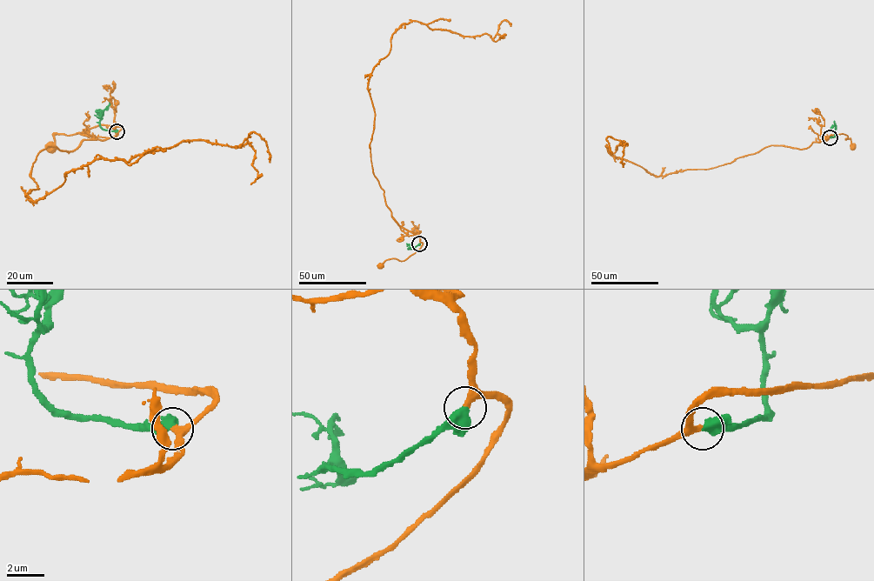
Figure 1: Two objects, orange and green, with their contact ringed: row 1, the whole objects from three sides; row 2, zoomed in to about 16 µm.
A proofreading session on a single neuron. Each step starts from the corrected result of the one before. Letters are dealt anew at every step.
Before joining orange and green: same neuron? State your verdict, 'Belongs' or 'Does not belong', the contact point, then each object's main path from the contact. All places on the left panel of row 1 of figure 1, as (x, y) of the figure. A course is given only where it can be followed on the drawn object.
Belongs. Place: (116, 131). Course of orange: (117, 131), (122, 127), (100, 125), (74, 134), (56, 133), (50, 146). Course of green: (117, 131), (100, 126), (103, 110), (109, 103)

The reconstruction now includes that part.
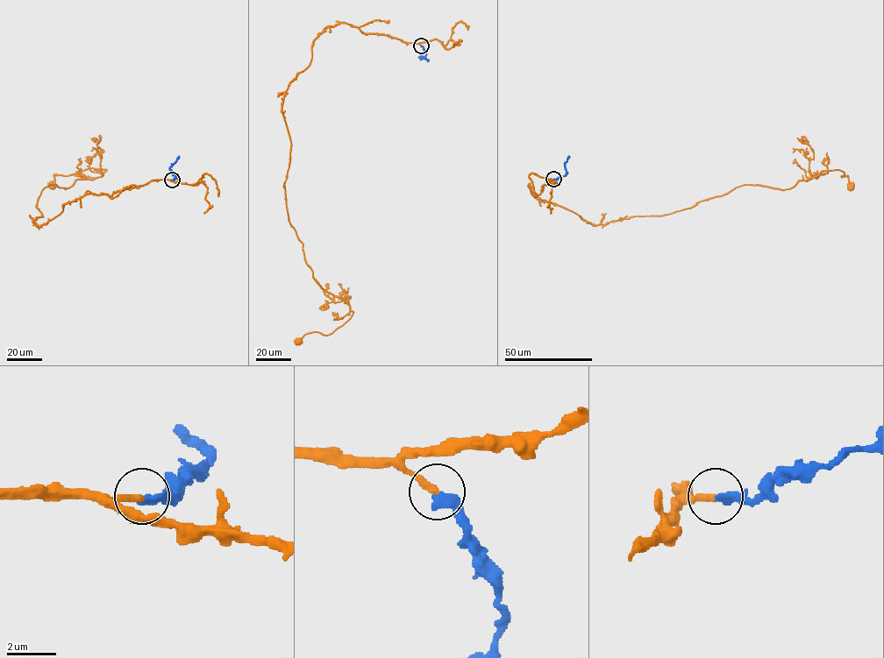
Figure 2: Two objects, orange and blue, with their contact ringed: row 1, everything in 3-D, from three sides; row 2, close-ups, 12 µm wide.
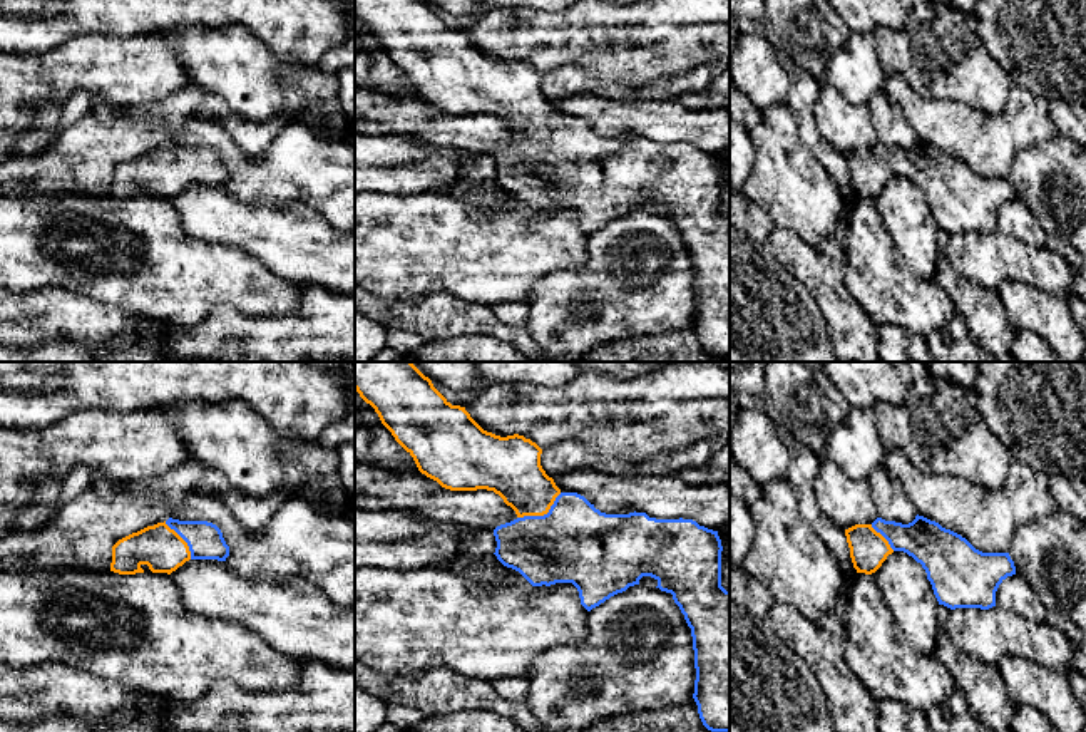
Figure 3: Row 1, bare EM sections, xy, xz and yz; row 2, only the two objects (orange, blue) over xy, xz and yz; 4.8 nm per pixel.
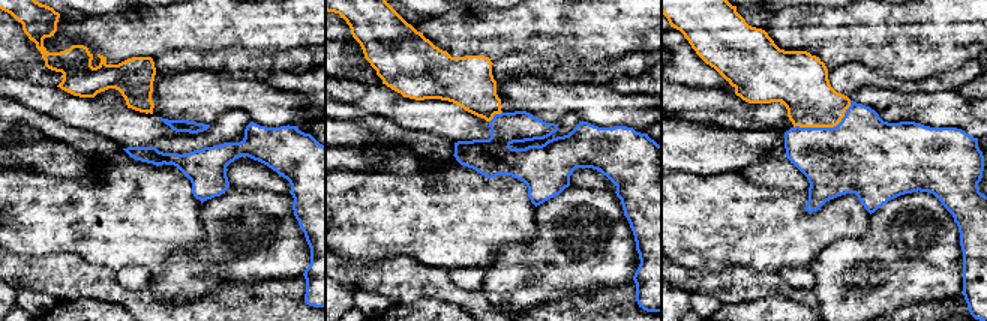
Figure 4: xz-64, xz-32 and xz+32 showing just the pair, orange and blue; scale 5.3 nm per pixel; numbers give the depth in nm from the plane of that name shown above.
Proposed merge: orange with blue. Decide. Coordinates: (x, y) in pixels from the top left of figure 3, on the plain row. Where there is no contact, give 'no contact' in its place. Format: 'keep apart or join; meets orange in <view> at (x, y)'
join; meets orange in xz at (541, 139)

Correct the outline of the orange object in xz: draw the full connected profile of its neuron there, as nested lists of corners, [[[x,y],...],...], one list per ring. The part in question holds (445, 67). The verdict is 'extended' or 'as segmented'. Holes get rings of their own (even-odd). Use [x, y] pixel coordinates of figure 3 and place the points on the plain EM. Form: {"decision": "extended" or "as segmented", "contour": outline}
{"decision": "extended", "contour": [[[355,0],[355,15],[378,39],[395,65],[413,82],[418,95],[450,116],[487,114],[499,119],[517,142],[494,154],[497,184],[519,196],[532,211],[572,208],[581,229],[591,236],[611,221],[639,209],[643,201],[658,206],[661,216],[671,218],[691,253],[694,275],[694,318],[703,350],[711,357],[730,358],[730,216],[721,211],[721,164],[718,156],[693,144],[656,144],[646,137],[606,139],[577,117],[562,117],[540,90],[542,74],[514,59],[507,62],[484,55],[465,35],[452,30],[425,0]]]}

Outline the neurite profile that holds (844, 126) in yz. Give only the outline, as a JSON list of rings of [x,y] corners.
[[[822,82],[812,109],[822,139],[838,152],[872,149],[879,142],[868,104],[850,104]]]

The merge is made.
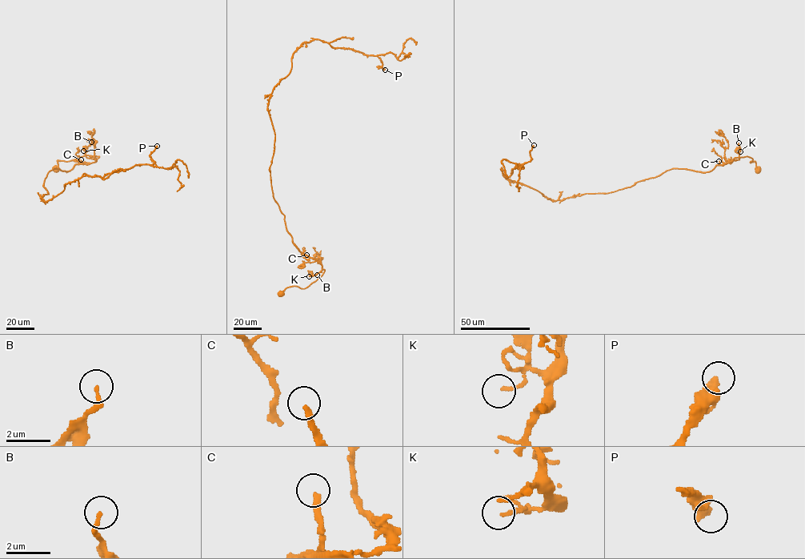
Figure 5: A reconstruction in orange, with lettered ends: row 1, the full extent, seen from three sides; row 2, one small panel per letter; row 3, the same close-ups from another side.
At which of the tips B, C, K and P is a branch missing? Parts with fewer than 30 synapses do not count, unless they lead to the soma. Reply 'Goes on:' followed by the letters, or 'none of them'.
Goes on: C

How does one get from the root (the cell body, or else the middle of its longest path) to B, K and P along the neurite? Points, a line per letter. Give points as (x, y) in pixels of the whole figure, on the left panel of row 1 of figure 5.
B: (55, 168), (59, 160), (70, 161), (85, 155), (98, 156), (98, 158), (86, 155), (91, 142)
K: (55, 168), (59, 160), (70, 161), (85, 155), (98, 157), (87, 158), (86, 150), (83, 150)
P: (55, 168), (59, 160), (98, 156), (50, 170), (42, 201), (83, 176), (153, 164), (157, 146)

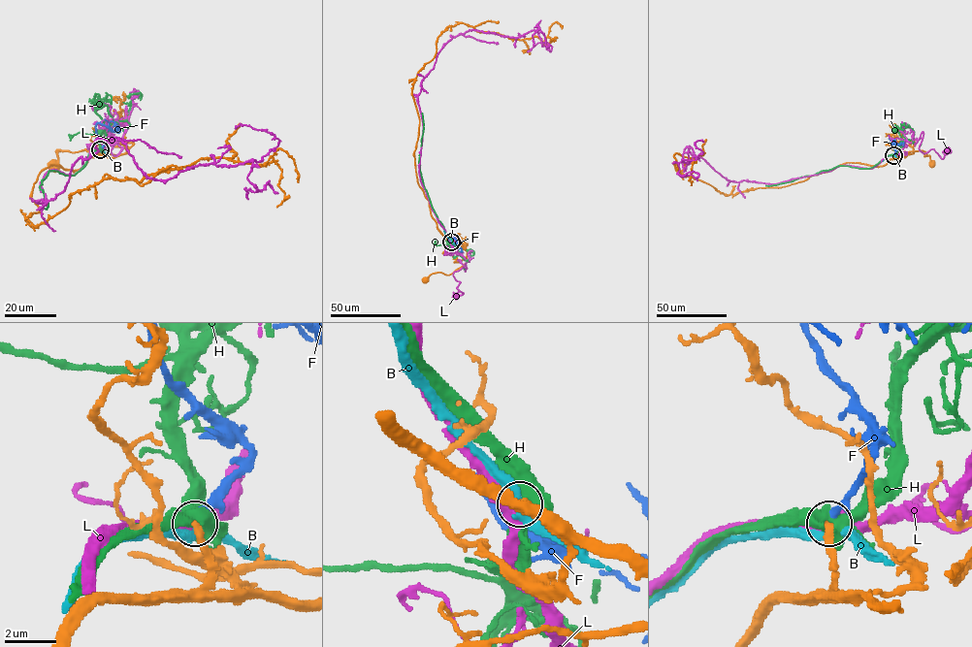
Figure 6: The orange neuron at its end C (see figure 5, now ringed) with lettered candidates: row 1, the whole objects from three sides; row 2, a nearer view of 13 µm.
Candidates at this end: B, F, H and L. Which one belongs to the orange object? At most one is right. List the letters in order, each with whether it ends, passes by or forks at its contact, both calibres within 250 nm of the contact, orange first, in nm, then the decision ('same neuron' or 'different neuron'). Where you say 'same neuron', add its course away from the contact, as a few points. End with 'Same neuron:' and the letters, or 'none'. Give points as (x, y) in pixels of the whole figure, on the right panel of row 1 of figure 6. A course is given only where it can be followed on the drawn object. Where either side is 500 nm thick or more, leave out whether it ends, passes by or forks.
B: it passes by | 320/380 nm | different neuron
F: it ends | 300/280 nm | same neuron | via (893, 155), (895, 149), (890, 141), (893, 145), (903, 145)
H: it forks | 340/440 nm | different neuron
L: 300/500 nm | different neuron
Same neuron: F

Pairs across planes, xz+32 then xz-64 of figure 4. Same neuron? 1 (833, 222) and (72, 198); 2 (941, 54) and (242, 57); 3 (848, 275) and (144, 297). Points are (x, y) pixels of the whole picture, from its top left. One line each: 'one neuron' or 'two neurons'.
1: one neuron
2: two neurons
3: two neurons

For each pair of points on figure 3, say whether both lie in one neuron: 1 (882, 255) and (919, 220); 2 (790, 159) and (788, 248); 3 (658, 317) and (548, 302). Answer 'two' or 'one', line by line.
1: two
2: two
3: one

